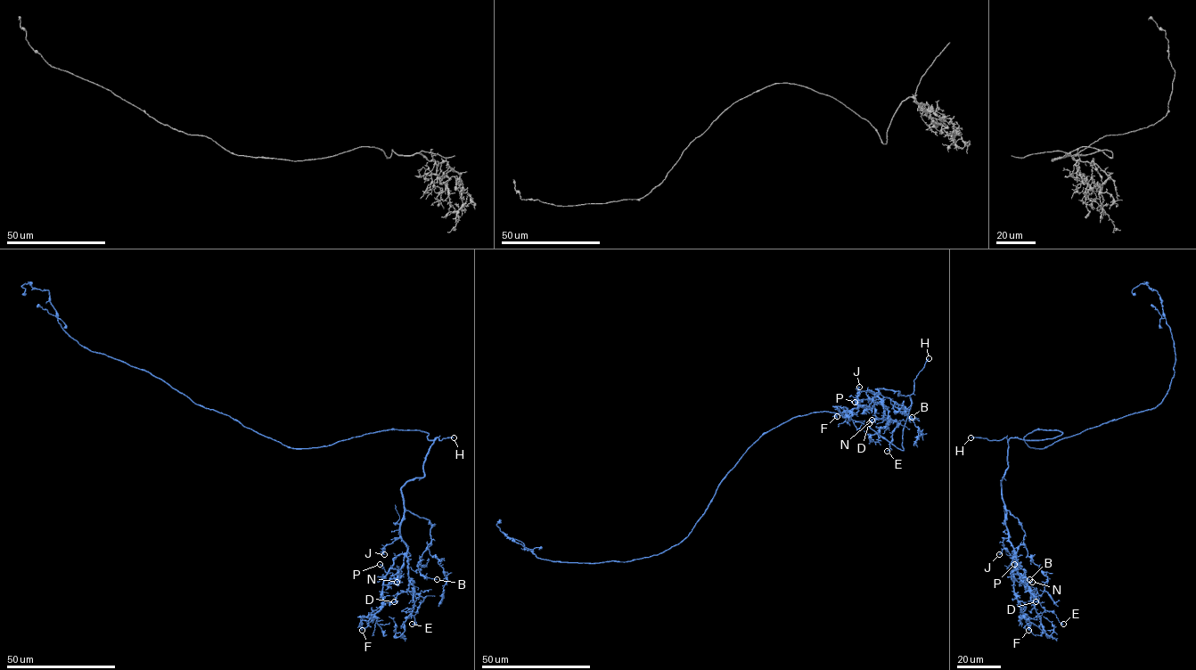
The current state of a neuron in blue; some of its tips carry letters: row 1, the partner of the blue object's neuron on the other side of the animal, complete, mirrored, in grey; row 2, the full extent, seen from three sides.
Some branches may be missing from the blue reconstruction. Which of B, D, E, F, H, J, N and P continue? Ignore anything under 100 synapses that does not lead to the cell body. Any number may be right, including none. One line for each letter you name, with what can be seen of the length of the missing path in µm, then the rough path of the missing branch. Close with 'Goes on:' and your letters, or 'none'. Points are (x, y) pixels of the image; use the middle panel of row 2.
H: about 45 µm are missing
Goes on: H

